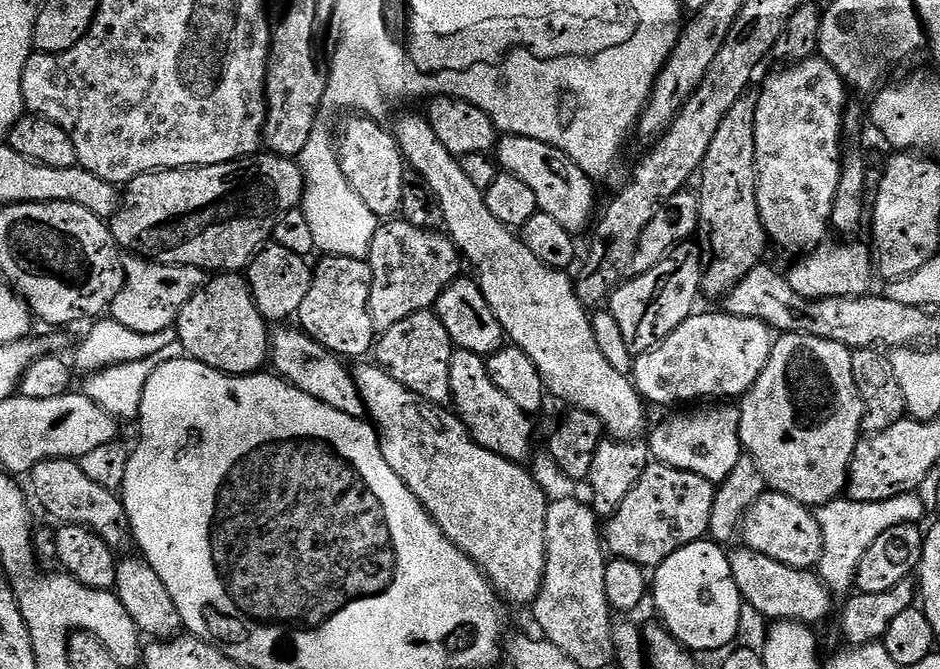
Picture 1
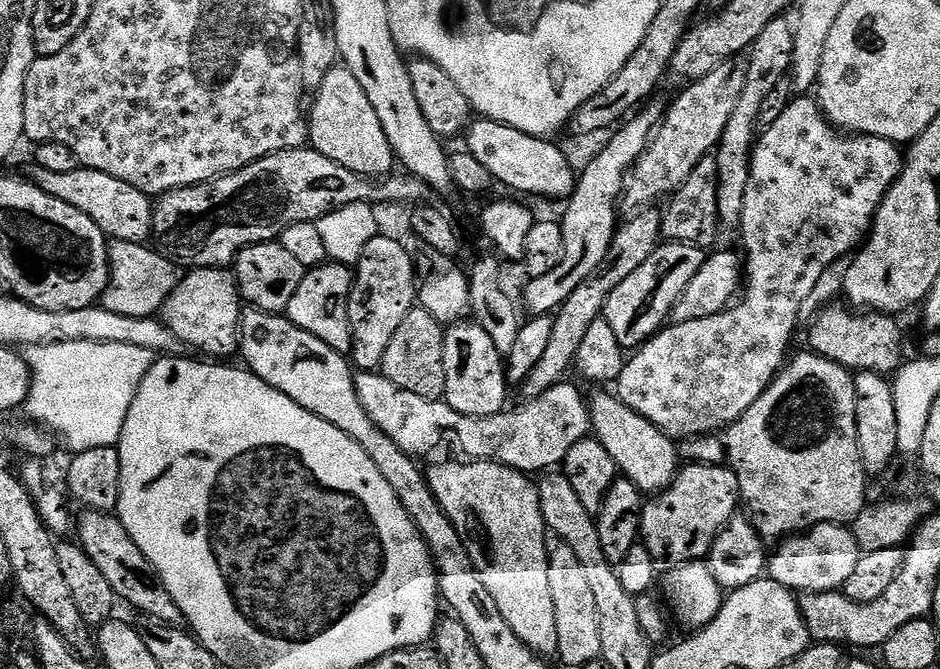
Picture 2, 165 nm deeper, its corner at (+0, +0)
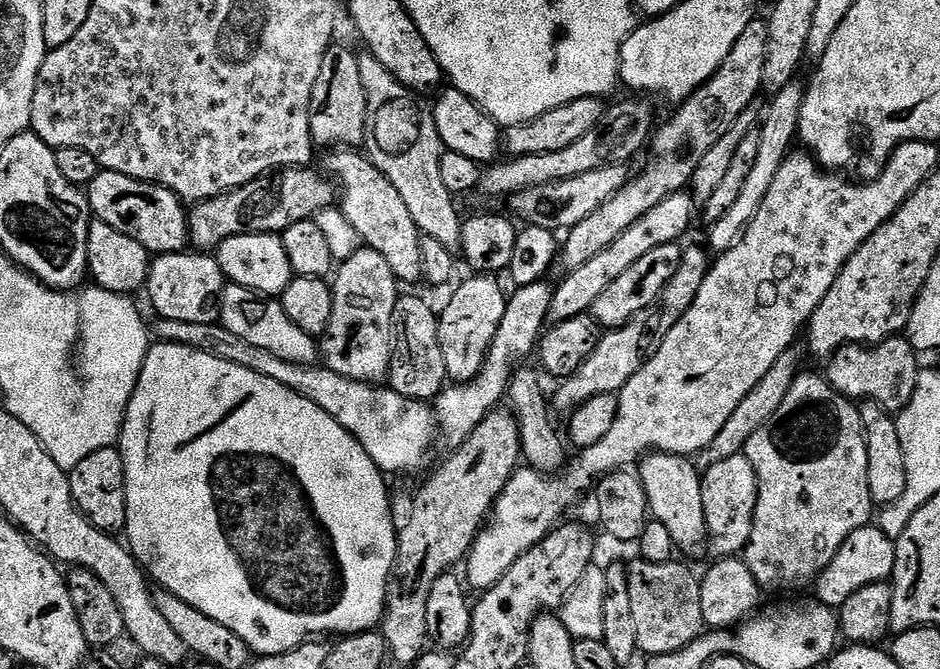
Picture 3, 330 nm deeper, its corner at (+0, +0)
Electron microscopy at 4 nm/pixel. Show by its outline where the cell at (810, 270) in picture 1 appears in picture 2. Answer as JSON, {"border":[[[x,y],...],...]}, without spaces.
{"border":[[[825,306],[812,317],[807,325],[807,347],[853,373],[877,372],[880,376],[887,377],[895,374],[900,369],[900,355],[904,352],[903,346],[900,345],[900,328],[892,321],[895,319],[882,312],[868,310],[863,314],[857,314],[847,307],[836,307]]]}

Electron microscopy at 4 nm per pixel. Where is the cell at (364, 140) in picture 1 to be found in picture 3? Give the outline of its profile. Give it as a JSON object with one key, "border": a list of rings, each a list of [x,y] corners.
{"border":[[[329,50],[324,55],[322,66],[318,70],[318,78],[314,82],[314,90],[310,98],[308,118],[313,145],[324,147],[324,150],[336,150],[341,146],[356,146],[364,138],[364,88],[360,85],[357,61],[352,60],[348,52]]]}

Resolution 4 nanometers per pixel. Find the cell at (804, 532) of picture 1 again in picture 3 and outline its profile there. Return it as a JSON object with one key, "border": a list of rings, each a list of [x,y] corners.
{"border":[[[865,526],[846,538],[846,542],[836,553],[834,558],[814,581],[816,596],[821,605],[829,610],[839,610],[850,598],[850,594],[858,594],[868,585],[887,581],[896,567],[898,548],[891,540],[887,540],[874,526]]]}

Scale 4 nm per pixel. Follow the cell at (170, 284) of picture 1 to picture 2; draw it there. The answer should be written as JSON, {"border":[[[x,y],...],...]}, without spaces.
{"border":[[[112,240],[108,246],[108,262],[108,285],[104,287],[98,304],[112,314],[125,315],[126,318],[155,317],[163,309],[165,298],[178,283],[177,265],[147,243]]]}

